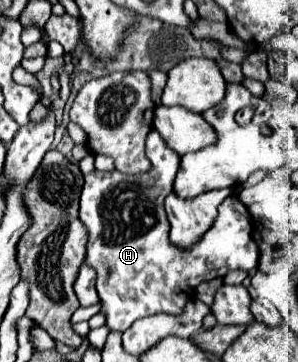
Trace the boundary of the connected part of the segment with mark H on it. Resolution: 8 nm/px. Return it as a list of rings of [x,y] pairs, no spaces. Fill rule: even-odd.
[[[152,129],[146,139],[146,155],[152,161],[150,173],[142,175],[120,175],[114,171],[92,171],[84,175],[84,187],[80,195],[78,219],[88,229],[88,251],[84,263],[96,271],[96,291],[100,297],[100,311],[106,315],[106,325],[110,331],[126,331],[134,319],[154,315],[154,313],[180,313],[184,303],[192,297],[194,287],[202,281],[226,275],[232,269],[250,271],[258,263],[258,245],[252,239],[252,221],[246,205],[238,195],[226,197],[218,207],[218,217],[212,227],[204,233],[198,243],[188,249],[174,247],[168,239],[168,223],[164,213],[164,197],[172,191],[174,175],[180,165],[180,157],[170,149],[170,159],[166,155],[166,143]]]

